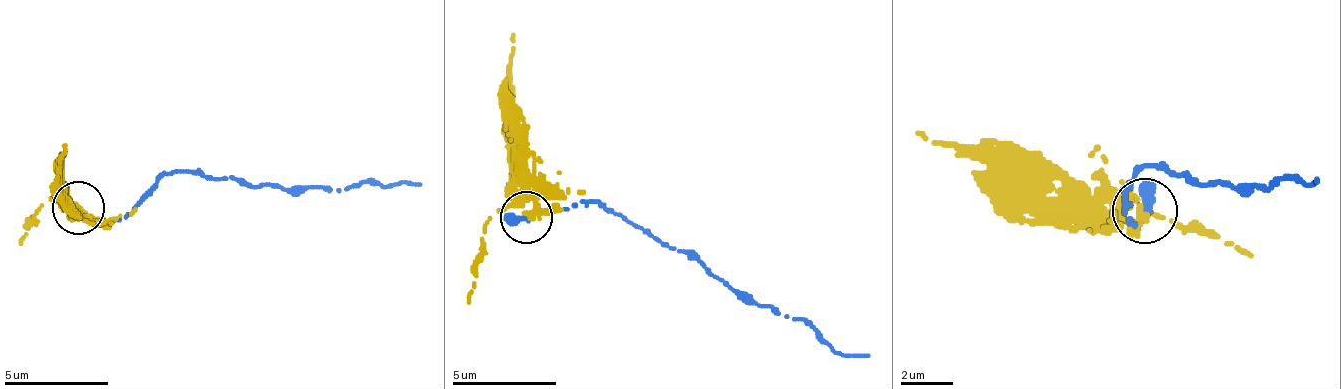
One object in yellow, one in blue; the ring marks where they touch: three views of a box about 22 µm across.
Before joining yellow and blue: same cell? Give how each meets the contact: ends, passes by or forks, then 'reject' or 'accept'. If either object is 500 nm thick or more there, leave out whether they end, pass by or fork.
yellow passes by; blue ends there; reject

